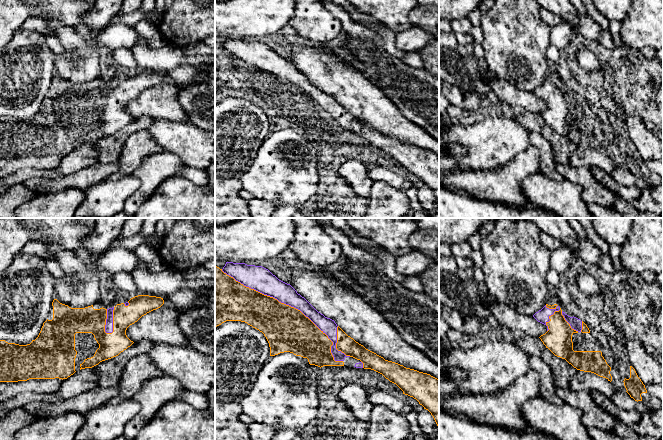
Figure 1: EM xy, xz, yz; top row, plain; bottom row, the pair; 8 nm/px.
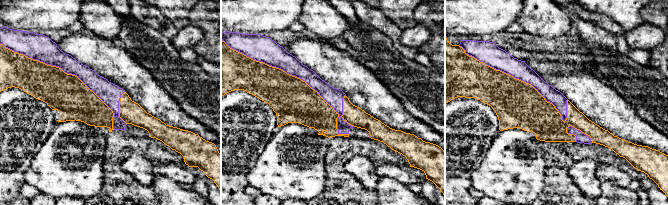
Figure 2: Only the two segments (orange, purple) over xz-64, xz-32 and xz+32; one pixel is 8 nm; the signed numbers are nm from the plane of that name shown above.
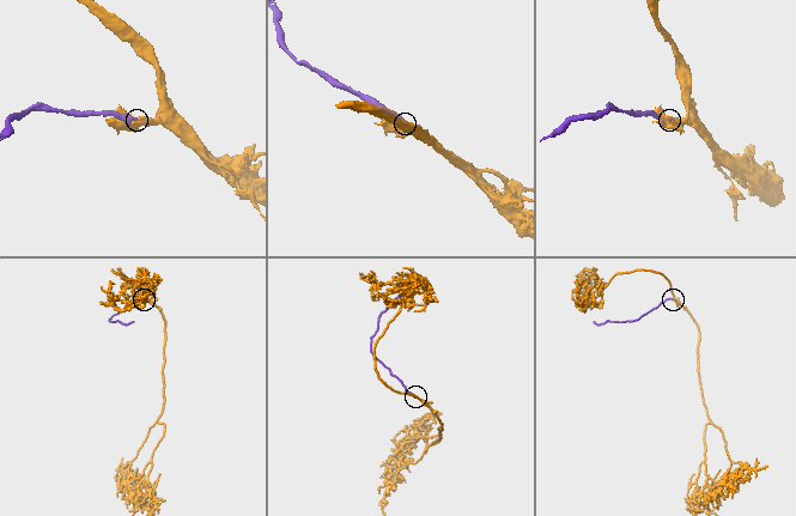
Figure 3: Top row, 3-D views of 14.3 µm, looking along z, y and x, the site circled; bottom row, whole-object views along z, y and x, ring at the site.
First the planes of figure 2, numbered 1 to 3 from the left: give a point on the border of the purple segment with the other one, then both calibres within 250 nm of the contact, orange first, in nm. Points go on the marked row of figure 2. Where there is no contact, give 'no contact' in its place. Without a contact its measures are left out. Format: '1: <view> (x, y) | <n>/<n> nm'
1: xz-64 (64, 72) | 300/200 nm
2: xz-32 (288, 74) | 360/190 nm
3: xz+32 (513, 77) | 380/170 nm

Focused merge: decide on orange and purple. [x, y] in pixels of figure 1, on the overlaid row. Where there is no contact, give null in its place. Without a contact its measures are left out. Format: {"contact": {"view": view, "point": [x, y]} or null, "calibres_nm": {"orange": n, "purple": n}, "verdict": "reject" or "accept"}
{"contact": {"view": "xz", "point": [290, 306]}, "calibres_nm": {"orange": 360, "purple": 180}, "verdict": "accept"}

